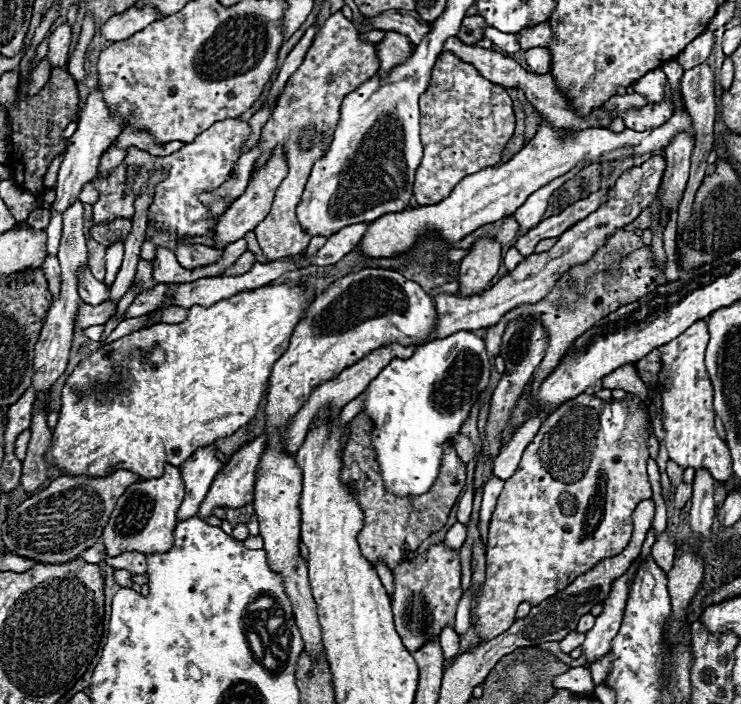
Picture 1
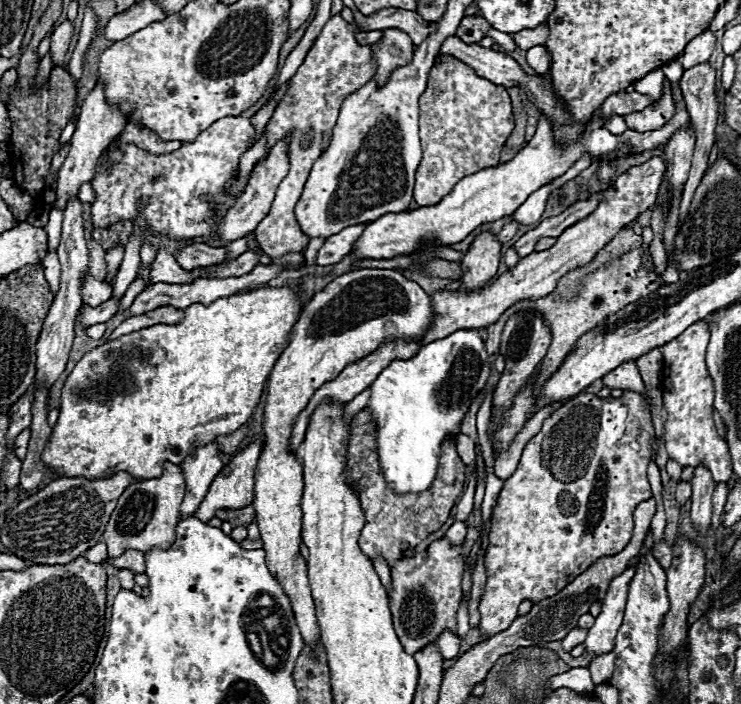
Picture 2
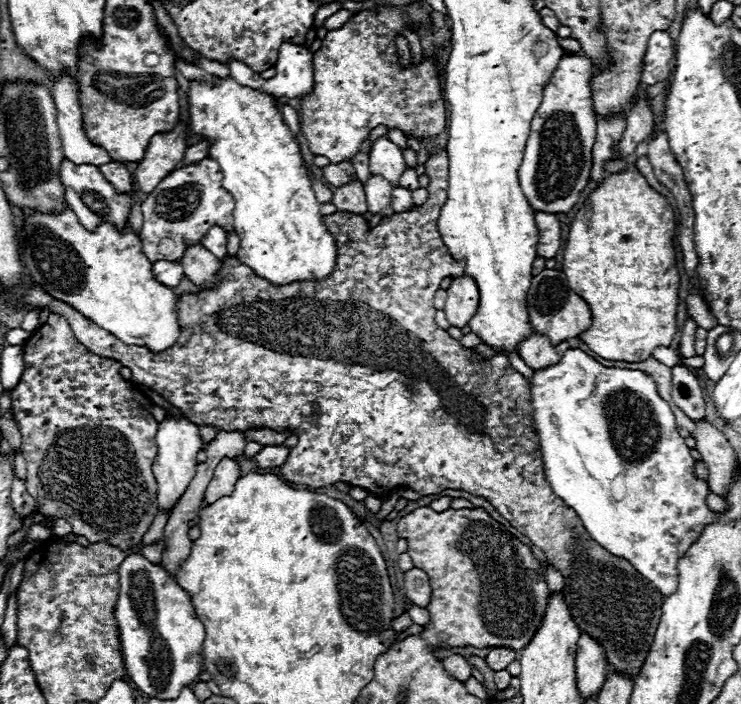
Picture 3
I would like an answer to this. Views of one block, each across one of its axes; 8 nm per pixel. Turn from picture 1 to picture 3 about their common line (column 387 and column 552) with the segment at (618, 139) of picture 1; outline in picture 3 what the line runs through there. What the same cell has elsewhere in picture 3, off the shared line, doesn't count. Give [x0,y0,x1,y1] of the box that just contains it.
[534,212,560,260]

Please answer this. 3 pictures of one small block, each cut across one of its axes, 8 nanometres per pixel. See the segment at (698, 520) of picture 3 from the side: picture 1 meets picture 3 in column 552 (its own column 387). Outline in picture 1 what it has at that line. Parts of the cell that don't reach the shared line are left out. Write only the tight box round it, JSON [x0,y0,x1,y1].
[362,332,490,496]

